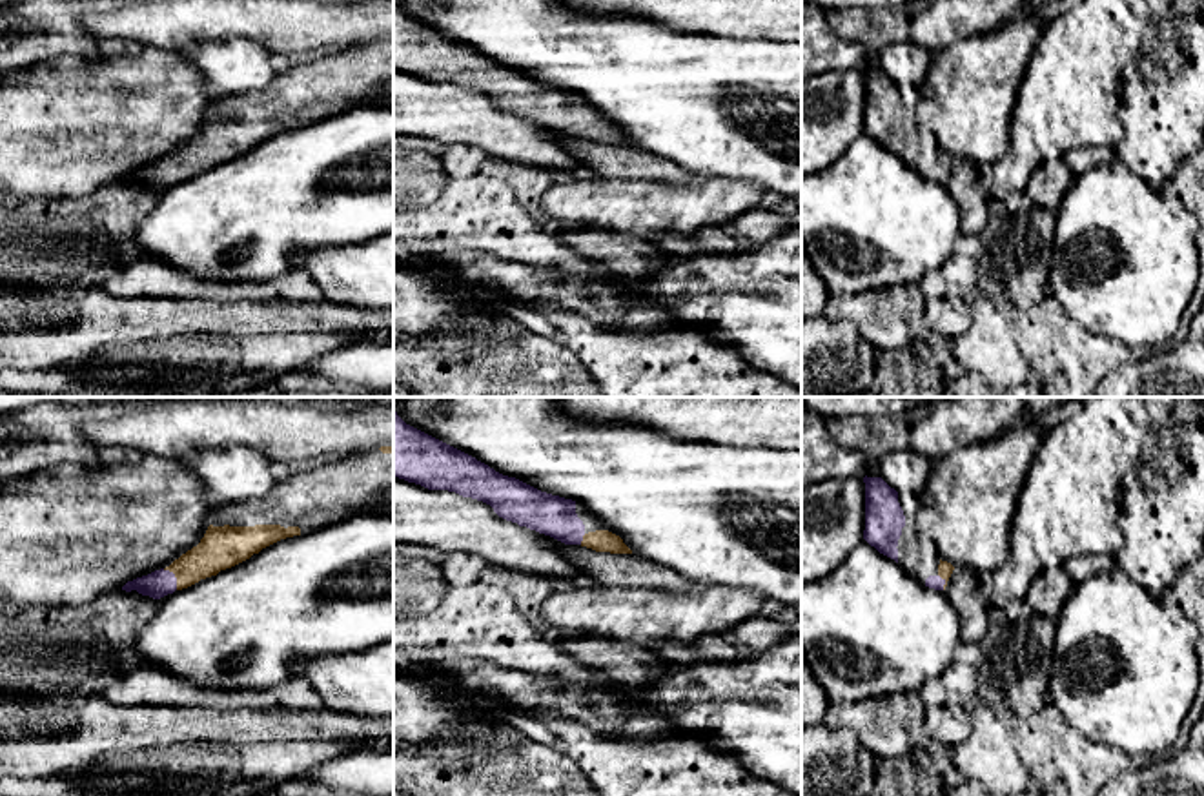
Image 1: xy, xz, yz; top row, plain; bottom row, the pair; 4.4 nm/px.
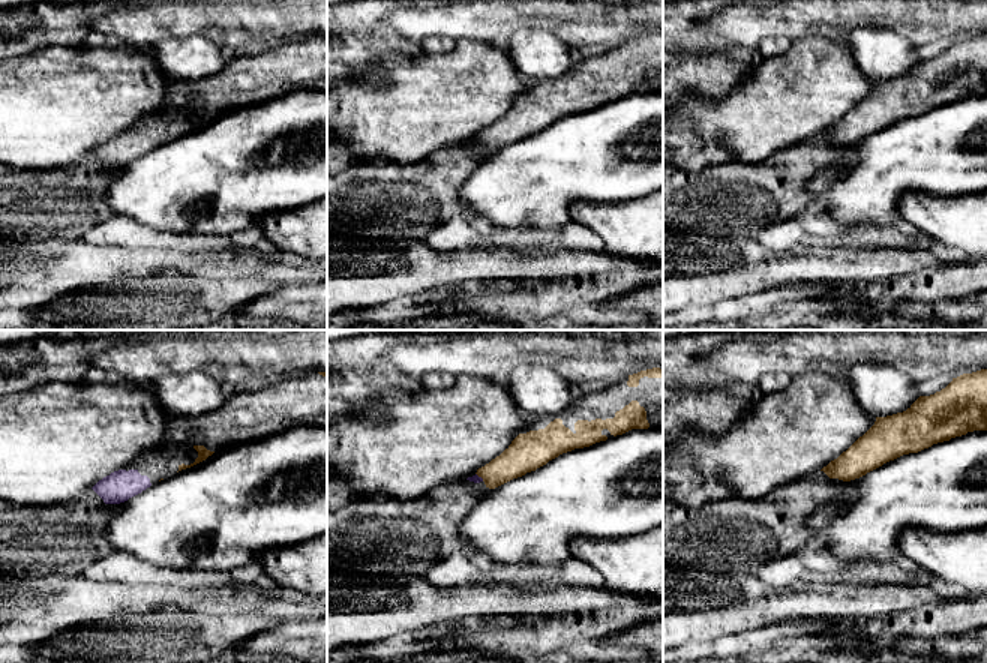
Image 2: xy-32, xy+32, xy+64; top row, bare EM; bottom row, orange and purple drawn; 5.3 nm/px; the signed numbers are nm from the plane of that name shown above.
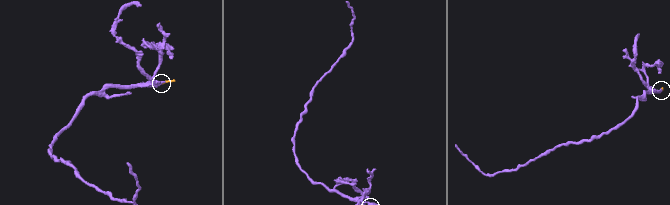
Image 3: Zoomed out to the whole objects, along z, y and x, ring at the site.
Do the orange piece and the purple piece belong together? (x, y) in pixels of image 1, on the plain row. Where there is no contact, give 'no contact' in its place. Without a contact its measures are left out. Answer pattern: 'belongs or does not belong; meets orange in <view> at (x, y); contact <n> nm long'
belongs; meets orange in xy at (175, 168); contact 120 nm long

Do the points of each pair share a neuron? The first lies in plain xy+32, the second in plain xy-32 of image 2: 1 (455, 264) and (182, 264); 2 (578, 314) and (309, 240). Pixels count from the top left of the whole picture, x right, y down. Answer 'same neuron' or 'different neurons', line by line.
1: same neuron
2: different neurons

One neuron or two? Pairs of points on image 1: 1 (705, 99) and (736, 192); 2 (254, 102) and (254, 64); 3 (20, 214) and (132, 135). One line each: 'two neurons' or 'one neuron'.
1: two neurons
2: two neurons
3: two neurons

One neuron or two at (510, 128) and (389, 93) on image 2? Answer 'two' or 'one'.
two

